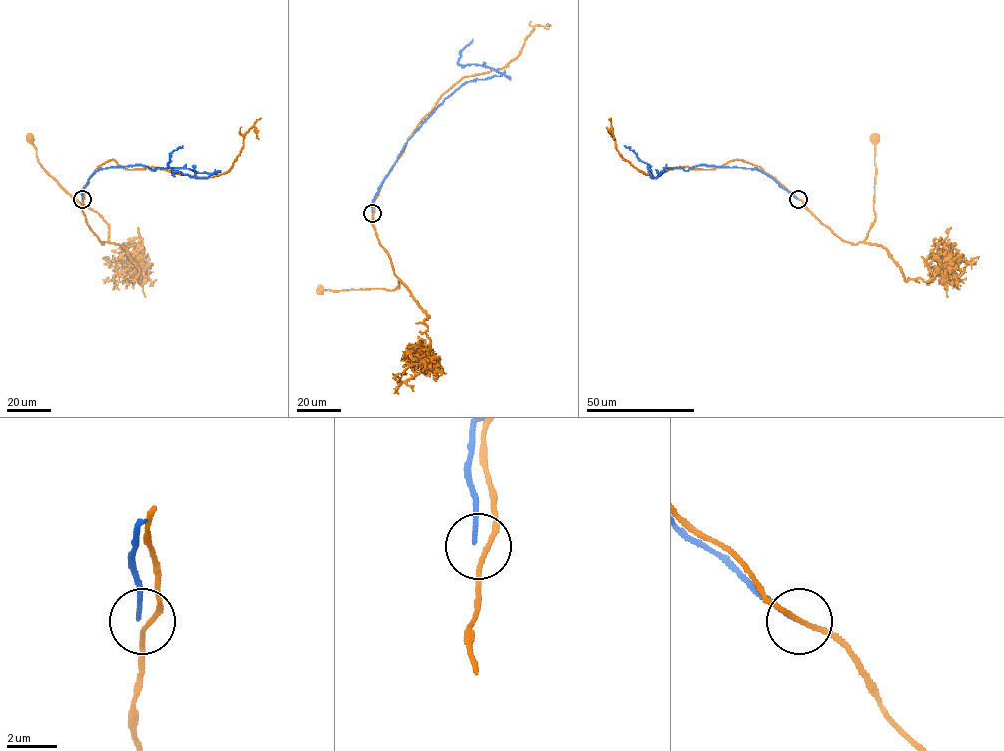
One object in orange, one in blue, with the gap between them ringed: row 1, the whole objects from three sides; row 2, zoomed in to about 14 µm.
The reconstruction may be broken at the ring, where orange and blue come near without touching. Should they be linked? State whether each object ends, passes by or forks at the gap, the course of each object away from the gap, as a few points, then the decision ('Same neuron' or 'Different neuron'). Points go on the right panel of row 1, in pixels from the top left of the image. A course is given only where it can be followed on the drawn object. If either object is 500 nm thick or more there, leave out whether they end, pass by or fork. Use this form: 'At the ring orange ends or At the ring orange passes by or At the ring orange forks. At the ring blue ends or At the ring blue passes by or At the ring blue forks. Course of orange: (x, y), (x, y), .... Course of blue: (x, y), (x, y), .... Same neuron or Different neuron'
At the ring orange passes by. At the ring blue ends. Course of orange: (798, 199), (842, 240), (856, 244), (864, 241), (875, 218), (875, 139). Course of blue: (797, 199), (757, 169), (700, 164), (686, 170), (664, 167), (662, 173), (651, 178), (649, 165), (624, 146). Different neuron

